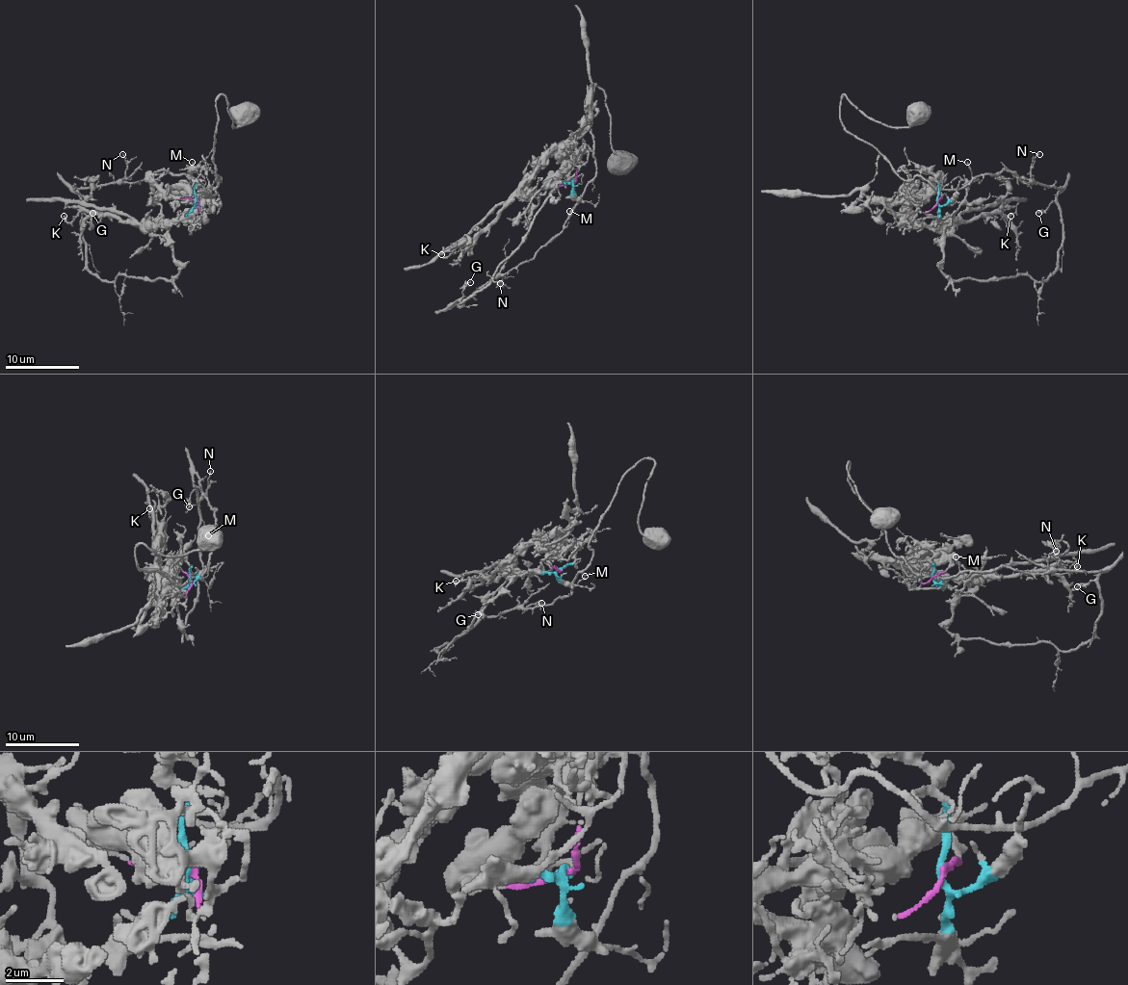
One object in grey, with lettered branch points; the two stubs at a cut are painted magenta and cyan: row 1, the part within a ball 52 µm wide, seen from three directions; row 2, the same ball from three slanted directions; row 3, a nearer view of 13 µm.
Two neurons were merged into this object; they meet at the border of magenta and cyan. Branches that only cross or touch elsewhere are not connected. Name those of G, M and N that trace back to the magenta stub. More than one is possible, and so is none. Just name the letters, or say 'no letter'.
no letter

